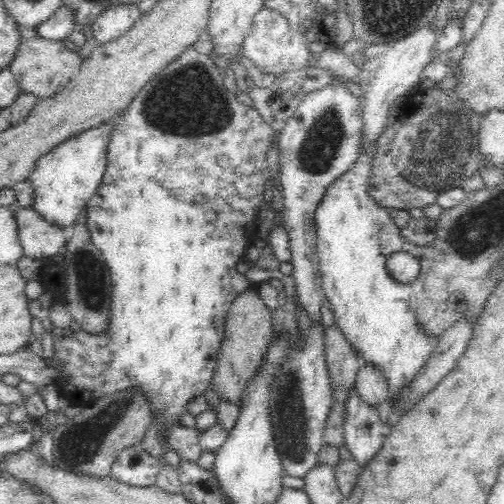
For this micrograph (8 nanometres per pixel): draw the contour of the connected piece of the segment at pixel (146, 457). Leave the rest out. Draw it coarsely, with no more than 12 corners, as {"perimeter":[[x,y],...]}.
{"perimeter":[[141,443],[120,449],[110,476],[130,486],[152,486],[161,459]]}

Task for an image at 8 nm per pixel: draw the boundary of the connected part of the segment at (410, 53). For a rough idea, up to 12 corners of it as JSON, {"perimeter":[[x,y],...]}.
{"perimeter":[[438,31],[362,49],[365,125],[359,156],[386,130],[389,108],[421,82]]}

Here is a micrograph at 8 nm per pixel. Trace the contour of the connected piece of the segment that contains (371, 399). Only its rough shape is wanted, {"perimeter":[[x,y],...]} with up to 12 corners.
{"perimeter":[[361,364],[354,385],[370,407],[389,398],[380,369]]}

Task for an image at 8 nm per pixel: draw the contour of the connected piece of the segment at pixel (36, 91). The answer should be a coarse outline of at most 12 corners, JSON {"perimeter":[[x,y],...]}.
{"perimeter":[[23,35],[9,67],[23,93],[55,96],[82,61],[64,41]]}

